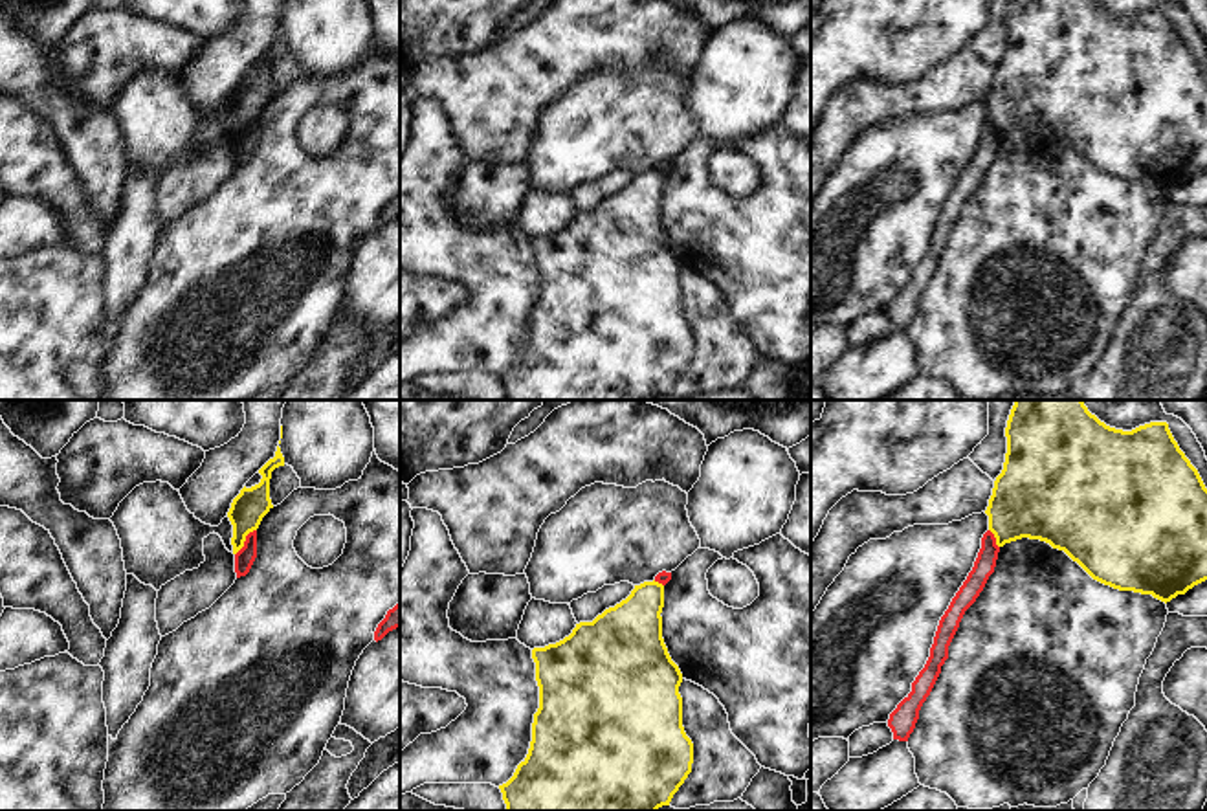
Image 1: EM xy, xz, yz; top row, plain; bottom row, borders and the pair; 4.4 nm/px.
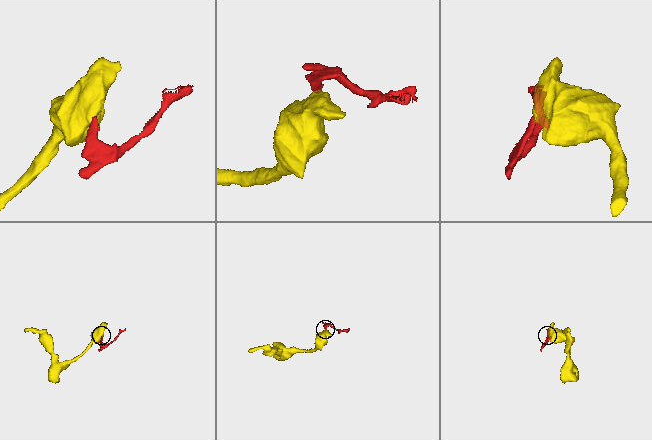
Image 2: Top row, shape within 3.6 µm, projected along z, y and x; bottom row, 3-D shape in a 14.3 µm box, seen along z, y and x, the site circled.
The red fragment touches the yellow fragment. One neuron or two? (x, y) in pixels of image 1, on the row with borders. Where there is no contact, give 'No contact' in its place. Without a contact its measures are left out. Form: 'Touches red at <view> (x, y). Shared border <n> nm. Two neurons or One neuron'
Touches red at xy (244, 542). Shared border 150 nm. Two neurons

